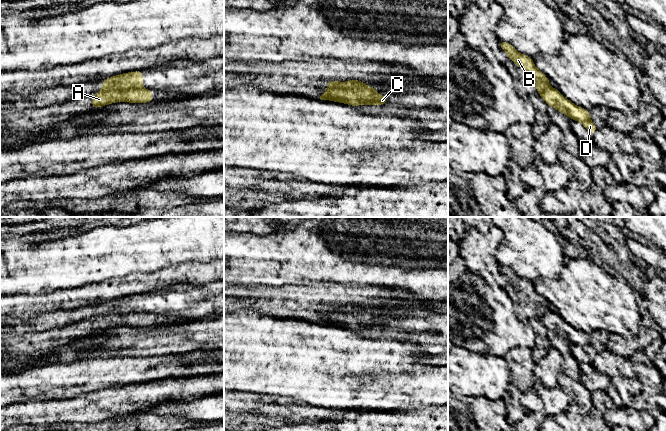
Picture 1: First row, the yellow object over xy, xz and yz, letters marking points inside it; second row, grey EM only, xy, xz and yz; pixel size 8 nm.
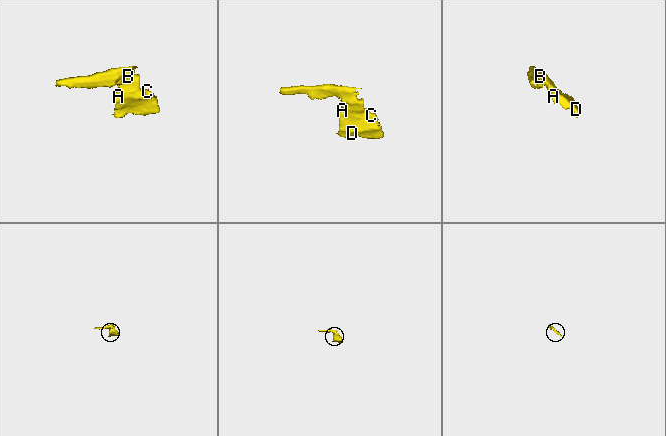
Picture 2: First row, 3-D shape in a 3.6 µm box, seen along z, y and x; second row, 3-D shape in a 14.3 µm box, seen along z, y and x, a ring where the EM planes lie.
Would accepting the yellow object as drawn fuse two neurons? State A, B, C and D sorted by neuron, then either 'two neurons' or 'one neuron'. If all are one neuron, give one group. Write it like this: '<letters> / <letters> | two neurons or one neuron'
A C D / B | two neurons

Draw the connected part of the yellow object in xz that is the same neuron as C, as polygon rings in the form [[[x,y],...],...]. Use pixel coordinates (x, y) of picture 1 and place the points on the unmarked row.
[[[334,310],[326,314],[319,322],[354,331],[359,329],[385,329],[388,326],[388,322],[380,319],[372,310],[359,310],[351,313]]]

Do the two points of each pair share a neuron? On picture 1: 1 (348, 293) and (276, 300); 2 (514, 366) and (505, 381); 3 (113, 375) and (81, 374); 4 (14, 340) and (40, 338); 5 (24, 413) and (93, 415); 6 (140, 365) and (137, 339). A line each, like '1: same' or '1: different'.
1: same
2: different
3: same
4: same
5: same
6: different

